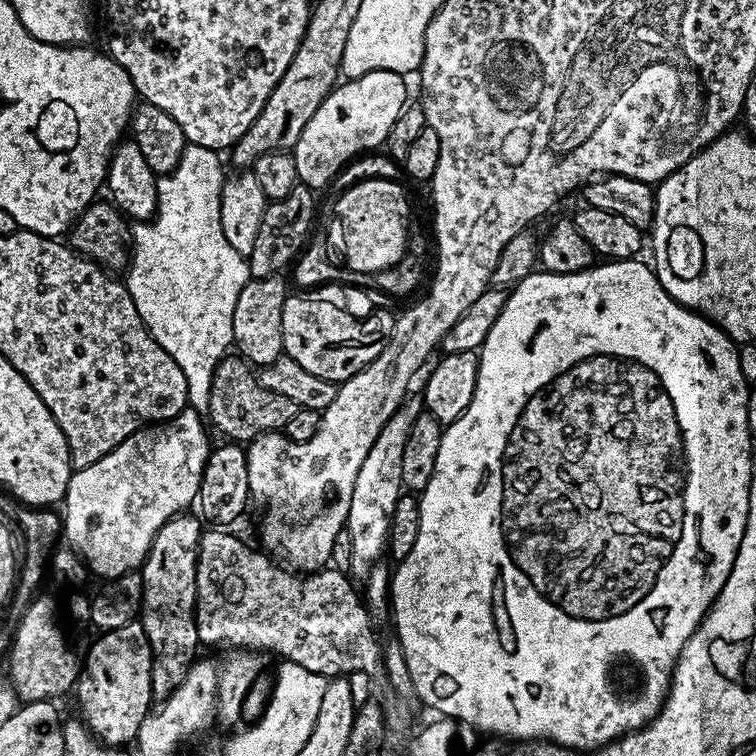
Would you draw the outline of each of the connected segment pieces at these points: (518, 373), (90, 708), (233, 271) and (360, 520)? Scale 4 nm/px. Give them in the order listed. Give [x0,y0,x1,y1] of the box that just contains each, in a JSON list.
[[390,259,754,750],[74,622,153,746],[126,143,250,414],[346,394,422,581]]

